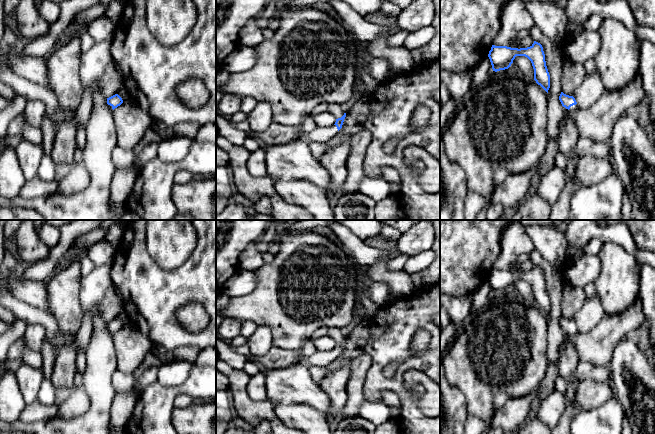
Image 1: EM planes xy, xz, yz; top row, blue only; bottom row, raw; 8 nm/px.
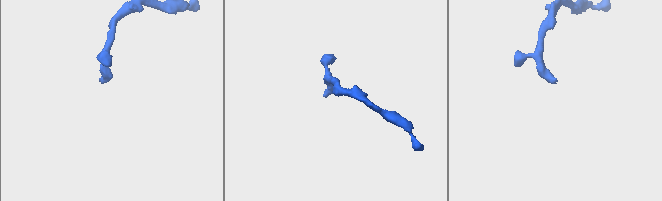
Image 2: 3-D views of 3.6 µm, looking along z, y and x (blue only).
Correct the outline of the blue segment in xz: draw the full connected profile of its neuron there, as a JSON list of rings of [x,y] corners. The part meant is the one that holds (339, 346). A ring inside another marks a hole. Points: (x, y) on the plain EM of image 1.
[[[346,337],[341,342],[336,343],[334,349],[330,351],[316,351],[310,357],[305,358],[304,363],[307,366],[325,367],[333,362],[342,352]]]

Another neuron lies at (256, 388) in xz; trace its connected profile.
[[[257,373],[251,376],[247,385],[247,393],[254,401],[266,400],[266,375]]]

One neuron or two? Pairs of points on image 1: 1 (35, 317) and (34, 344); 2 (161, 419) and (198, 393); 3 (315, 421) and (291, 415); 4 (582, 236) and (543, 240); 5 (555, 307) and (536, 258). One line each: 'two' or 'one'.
1: two
2: one
3: one
4: two
5: one

